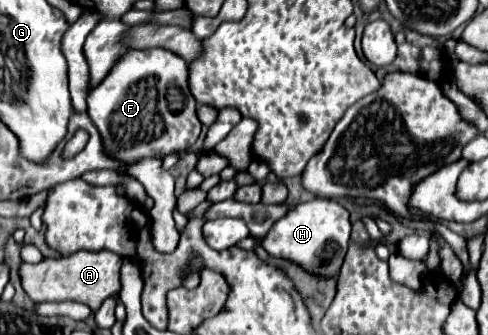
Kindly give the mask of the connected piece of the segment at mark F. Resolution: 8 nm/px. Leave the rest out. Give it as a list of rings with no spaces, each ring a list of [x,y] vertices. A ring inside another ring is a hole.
[[[134,49],[112,67],[108,77],[88,95],[88,117],[102,137],[104,153],[124,167],[144,159],[164,159],[166,155],[182,155],[200,135],[200,121],[196,117],[196,101],[188,93],[188,63],[166,49]]]

